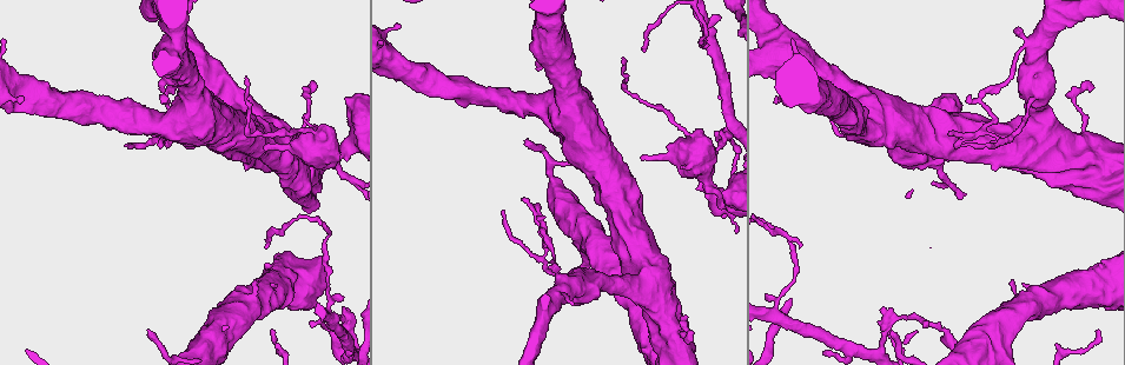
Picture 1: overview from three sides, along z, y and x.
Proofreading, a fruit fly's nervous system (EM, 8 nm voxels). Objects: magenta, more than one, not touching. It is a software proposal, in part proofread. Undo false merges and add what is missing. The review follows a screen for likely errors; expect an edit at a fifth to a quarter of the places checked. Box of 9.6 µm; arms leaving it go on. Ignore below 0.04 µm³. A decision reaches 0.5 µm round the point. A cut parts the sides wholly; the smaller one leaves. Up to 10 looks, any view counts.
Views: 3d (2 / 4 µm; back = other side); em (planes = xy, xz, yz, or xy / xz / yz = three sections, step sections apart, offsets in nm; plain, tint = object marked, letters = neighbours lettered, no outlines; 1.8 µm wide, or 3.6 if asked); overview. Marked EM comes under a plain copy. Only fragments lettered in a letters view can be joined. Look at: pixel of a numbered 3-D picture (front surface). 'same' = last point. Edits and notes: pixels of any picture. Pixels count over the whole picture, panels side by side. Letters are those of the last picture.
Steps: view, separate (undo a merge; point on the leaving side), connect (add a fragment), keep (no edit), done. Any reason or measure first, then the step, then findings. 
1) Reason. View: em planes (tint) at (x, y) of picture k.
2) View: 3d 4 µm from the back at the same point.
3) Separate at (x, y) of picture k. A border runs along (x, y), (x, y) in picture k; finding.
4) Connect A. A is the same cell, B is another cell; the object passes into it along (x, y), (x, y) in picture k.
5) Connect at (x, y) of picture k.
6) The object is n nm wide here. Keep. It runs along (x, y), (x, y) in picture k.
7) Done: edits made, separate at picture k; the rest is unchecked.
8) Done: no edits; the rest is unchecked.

Free end. View: 3d 4 µm at (641, 158) of picture 1.

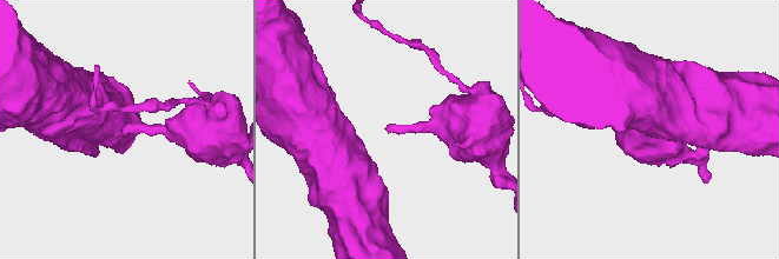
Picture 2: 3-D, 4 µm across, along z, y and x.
View: em xy step 8 (letters) at (388, 126) of picture 2.

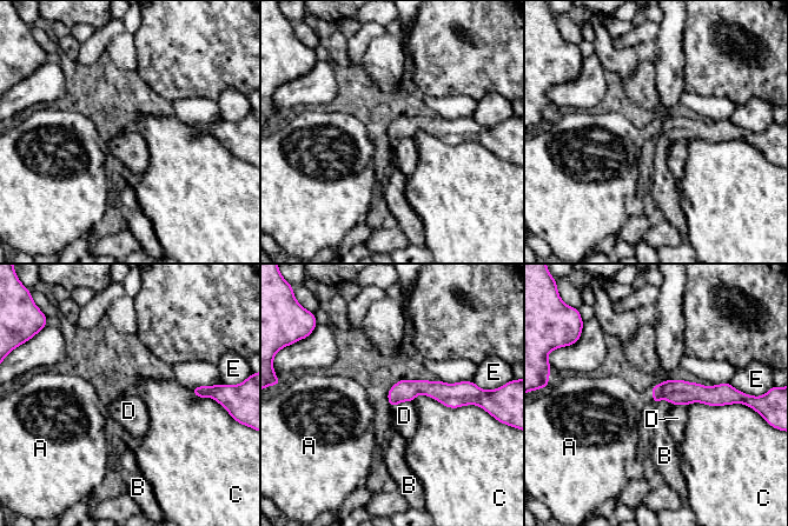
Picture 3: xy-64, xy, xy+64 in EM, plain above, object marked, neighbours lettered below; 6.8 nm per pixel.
Cut it another way. View: em planes (letters) at the same point.

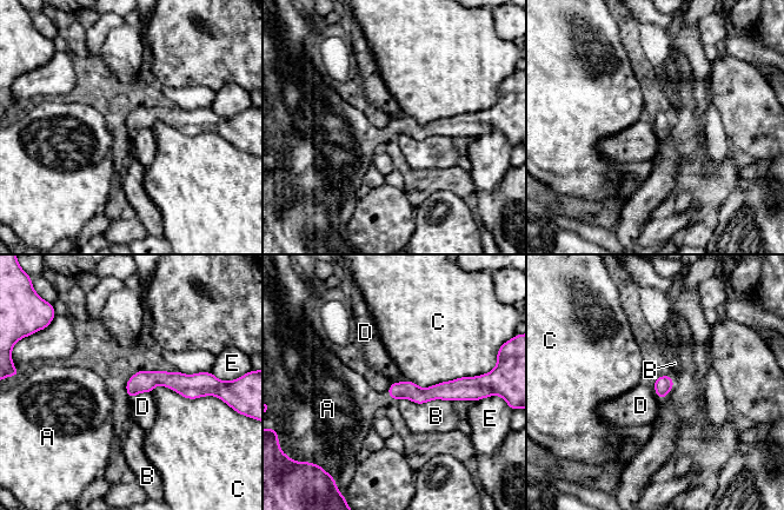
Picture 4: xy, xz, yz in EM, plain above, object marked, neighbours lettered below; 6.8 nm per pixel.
The object is 120 nm wide here; the longest contact is with C, 480 nm. Connect A. A is the same cell, B, C, D and E are other cells; the neuron continues.

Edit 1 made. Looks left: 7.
Small branch off a trunk. View: em 3.6 µm planes (letters) at (690, 156) of picture 2.

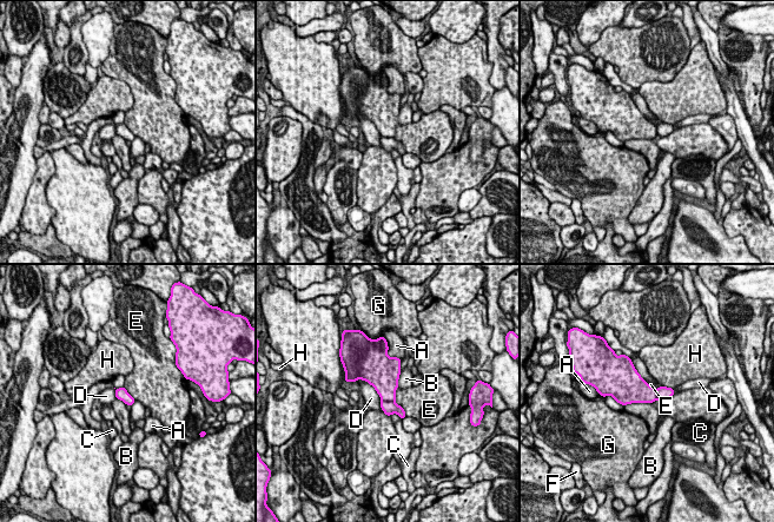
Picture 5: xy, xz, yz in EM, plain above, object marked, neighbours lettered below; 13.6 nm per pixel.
The object is 170 nm wide here; the longest contact is with D, 600 nm. Separate at (389, 408) of picture 5. A, B, C, D, E, F, G and H are other cells; two neurons meet here.

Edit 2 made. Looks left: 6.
Tapers out. View: em xz step 8 (tint) at (264, 246) of picture 1.

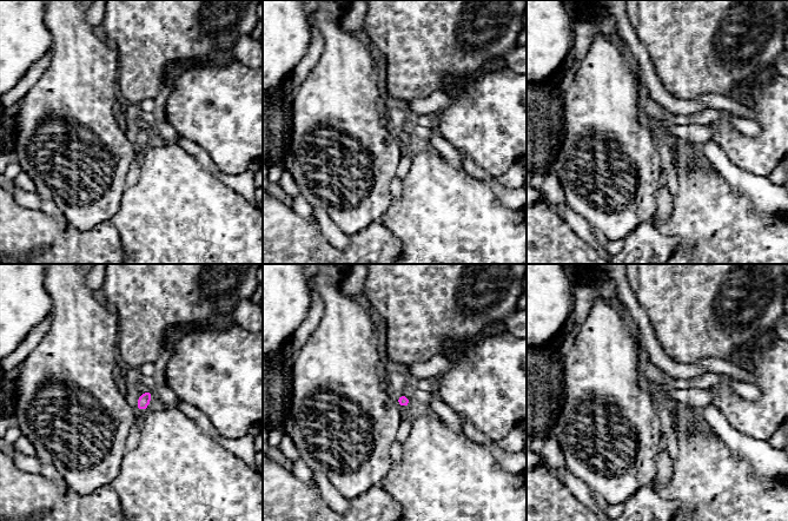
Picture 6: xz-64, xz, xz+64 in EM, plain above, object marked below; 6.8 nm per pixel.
View: em planes (letters) at the same point.

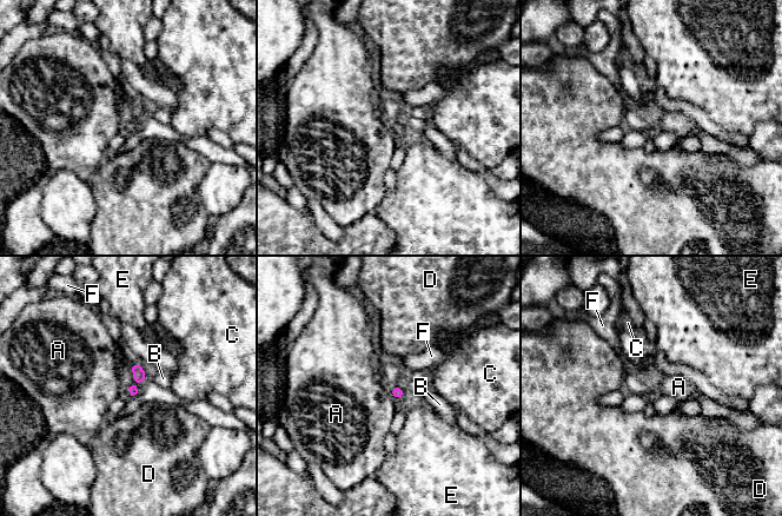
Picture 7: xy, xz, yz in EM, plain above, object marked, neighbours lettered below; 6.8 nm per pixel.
Keep. A, B, C, D, E and F are other cells; a border runs along (390, 392), (393, 396) in picture 7; none of them fits.

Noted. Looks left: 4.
Calibre changes. View: em planes (letters) at (725, 133) of picture 1.

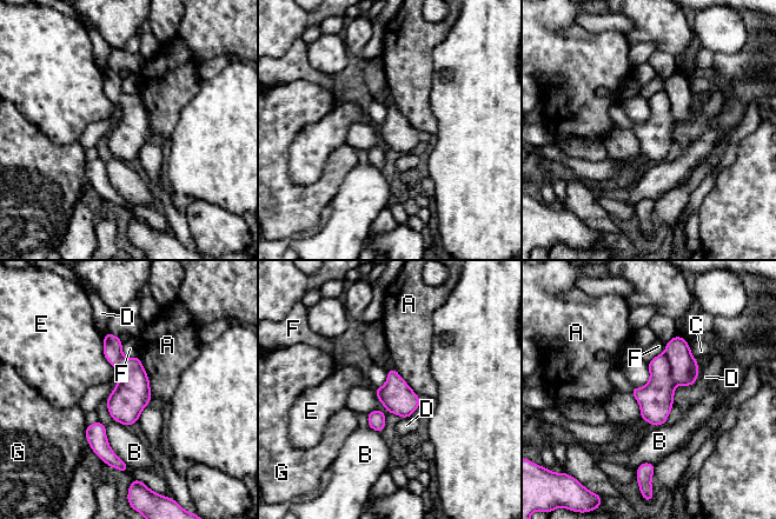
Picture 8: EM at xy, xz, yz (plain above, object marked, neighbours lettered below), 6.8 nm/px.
Separate at (656, 398) of picture 8. A, B, C, D, E, F and G are other cells; a border runs along (664, 353), (676, 385) in picture 8; two neurons meet here.

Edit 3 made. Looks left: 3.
Done: edits made, connect at picture 4, separate at picture 5, separate at picture 8; the rest is unchecked.

